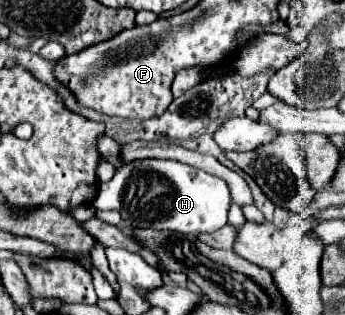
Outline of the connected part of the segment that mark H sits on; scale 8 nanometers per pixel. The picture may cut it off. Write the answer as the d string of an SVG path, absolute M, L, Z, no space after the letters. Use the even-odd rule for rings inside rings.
M151 158L151 160L129 162L129 164L123 164L121 168L117 168L115 176L109 182L99 184L99 192L97 192L97 198L93 200L93 206L97 210L117 210L123 218L123 224L131 226L131 228L171 230L171 232L199 236L199 234L217 232L219 228L223 228L227 224L231 194L229 194L227 184L217 176L211 176L199 168L181 164L177 160L153 160Z

